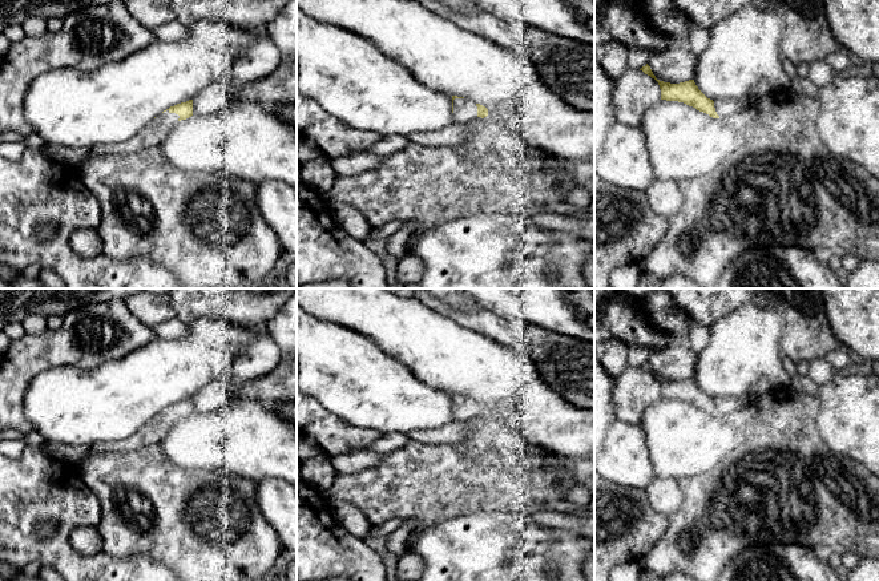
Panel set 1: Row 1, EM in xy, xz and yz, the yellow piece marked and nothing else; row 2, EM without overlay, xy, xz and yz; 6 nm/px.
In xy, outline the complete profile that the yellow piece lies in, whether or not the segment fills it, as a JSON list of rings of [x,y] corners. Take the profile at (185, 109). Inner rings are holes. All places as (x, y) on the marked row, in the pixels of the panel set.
[[[193,100],[177,104],[154,117],[142,126],[130,140],[117,144],[102,144],[90,149],[89,157],[101,154],[128,154],[158,145],[169,130],[181,120],[193,116]]]

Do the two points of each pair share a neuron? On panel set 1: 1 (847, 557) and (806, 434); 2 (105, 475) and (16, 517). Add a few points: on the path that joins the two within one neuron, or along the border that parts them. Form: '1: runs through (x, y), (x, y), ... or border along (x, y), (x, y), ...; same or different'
1: border along (841, 555), (854, 552), (859, 557); different
2: border along (75, 464), (80, 479), (97, 499), (100, 512); different

